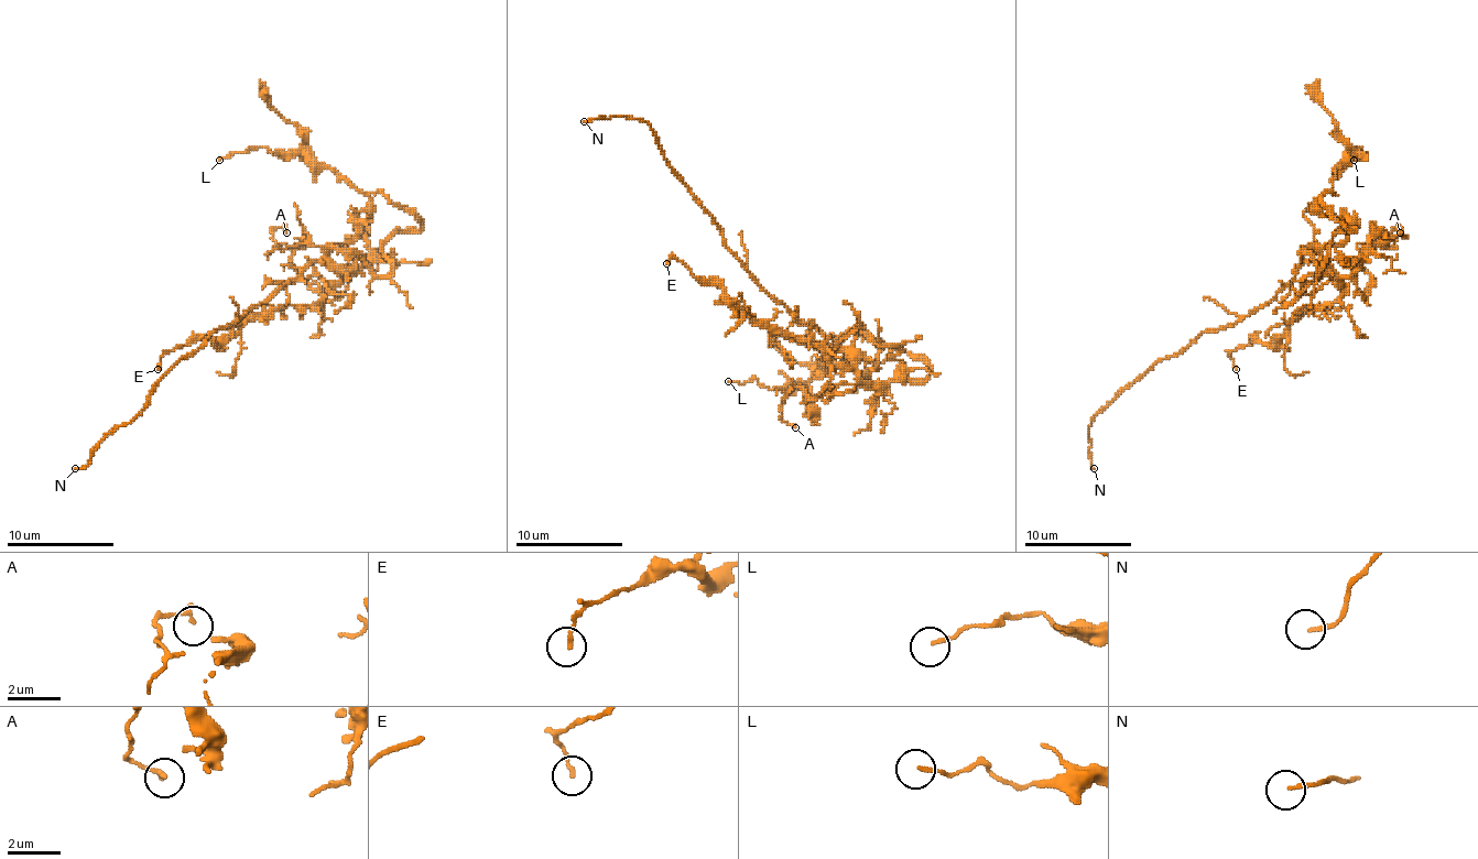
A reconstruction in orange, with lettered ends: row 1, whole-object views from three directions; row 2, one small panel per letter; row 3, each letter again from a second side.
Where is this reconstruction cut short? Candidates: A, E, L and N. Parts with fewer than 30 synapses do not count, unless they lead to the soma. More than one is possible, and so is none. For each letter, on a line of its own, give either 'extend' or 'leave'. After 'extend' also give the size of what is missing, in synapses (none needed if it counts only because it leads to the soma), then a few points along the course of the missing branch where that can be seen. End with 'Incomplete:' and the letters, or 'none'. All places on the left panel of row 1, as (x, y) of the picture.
A: leave
E: leave
L: leave
N: extend; course (75, 468), (13, 471)
Incomplete: N

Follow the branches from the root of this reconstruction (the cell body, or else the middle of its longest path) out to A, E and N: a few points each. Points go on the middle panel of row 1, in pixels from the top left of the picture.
A: (835, 344), (851, 360), (857, 381), (835, 384), (814, 398), (795, 384), (782, 405), (782, 419), (795, 427)
E: (835, 344), (849, 366), (833, 368), (816, 347), (771, 333), (717, 285), (704, 285), (674, 258), (666, 263)
N: (835, 344), (779, 304), (726, 245), (723, 229), (670, 164), (645, 121), (623, 116), (584, 121)

